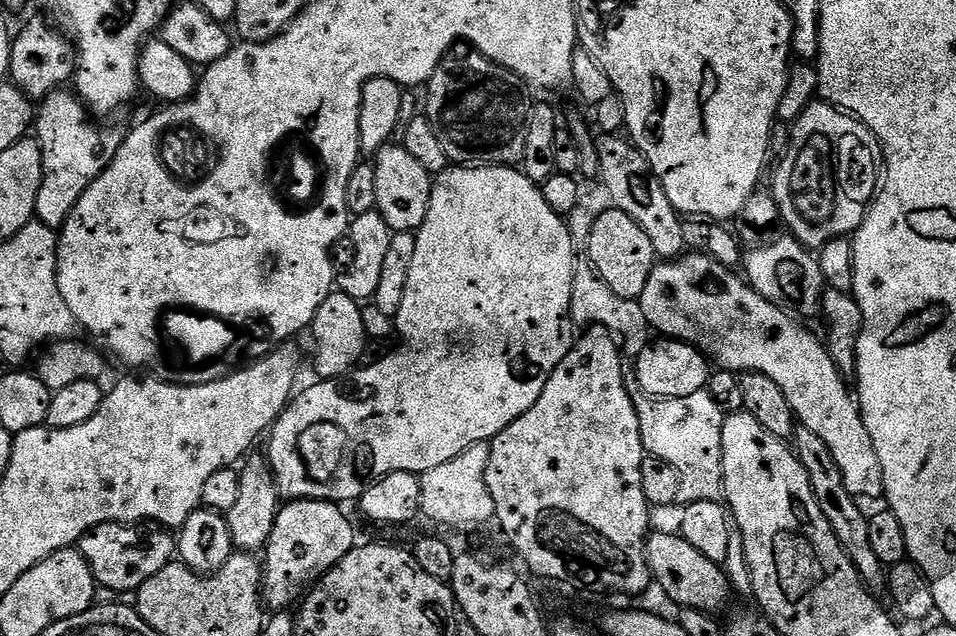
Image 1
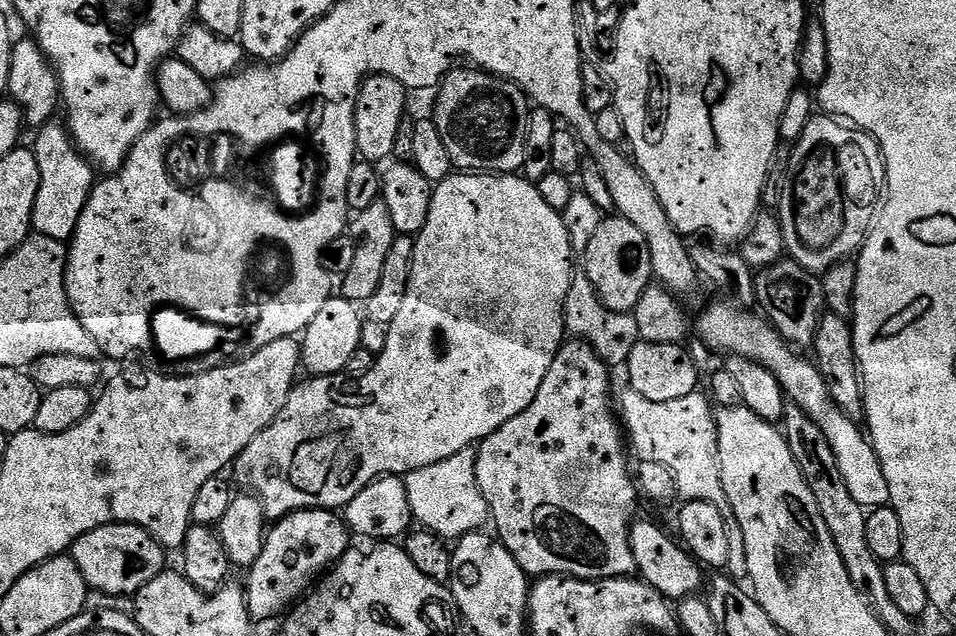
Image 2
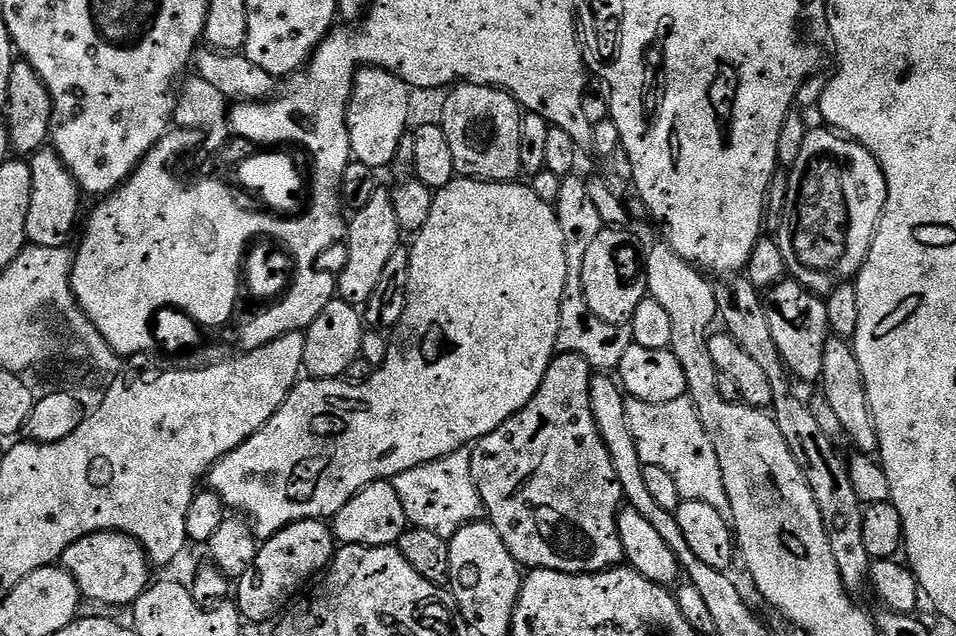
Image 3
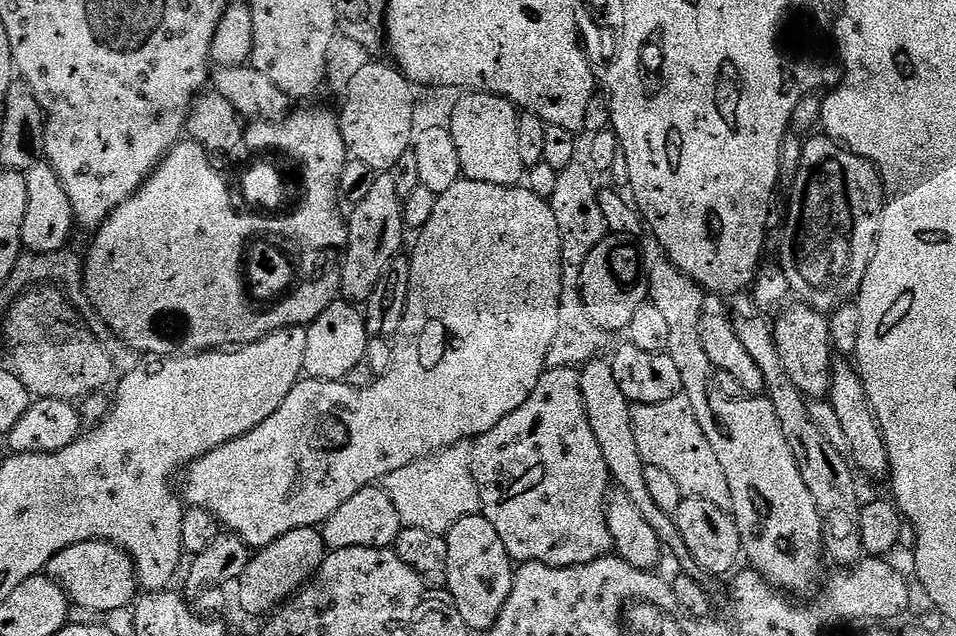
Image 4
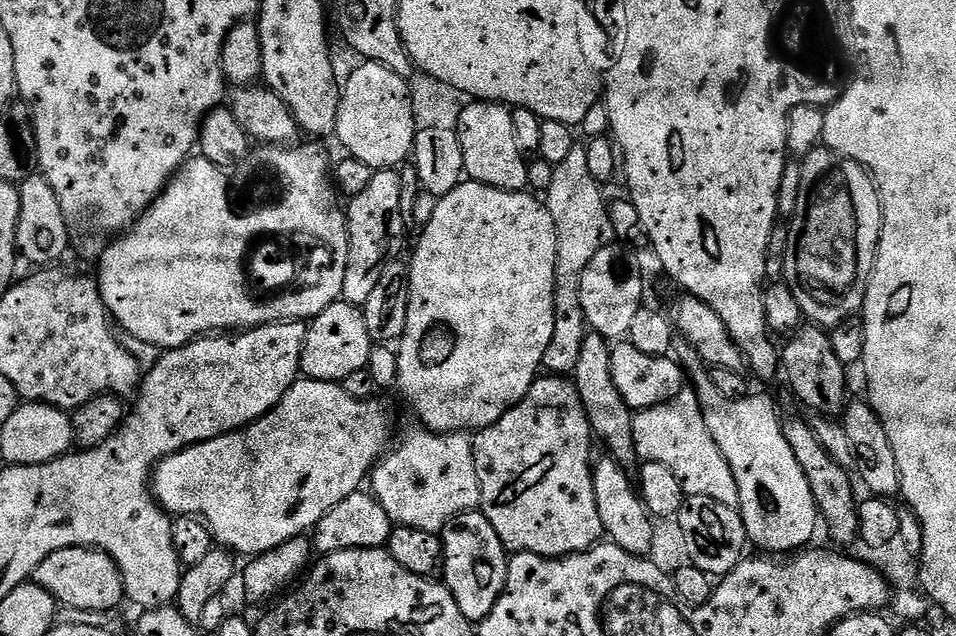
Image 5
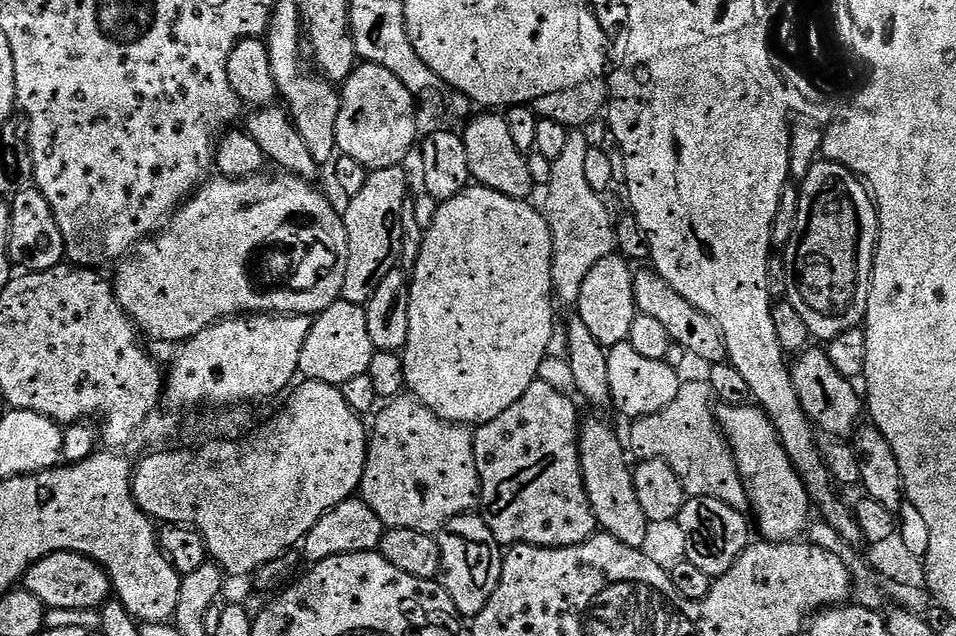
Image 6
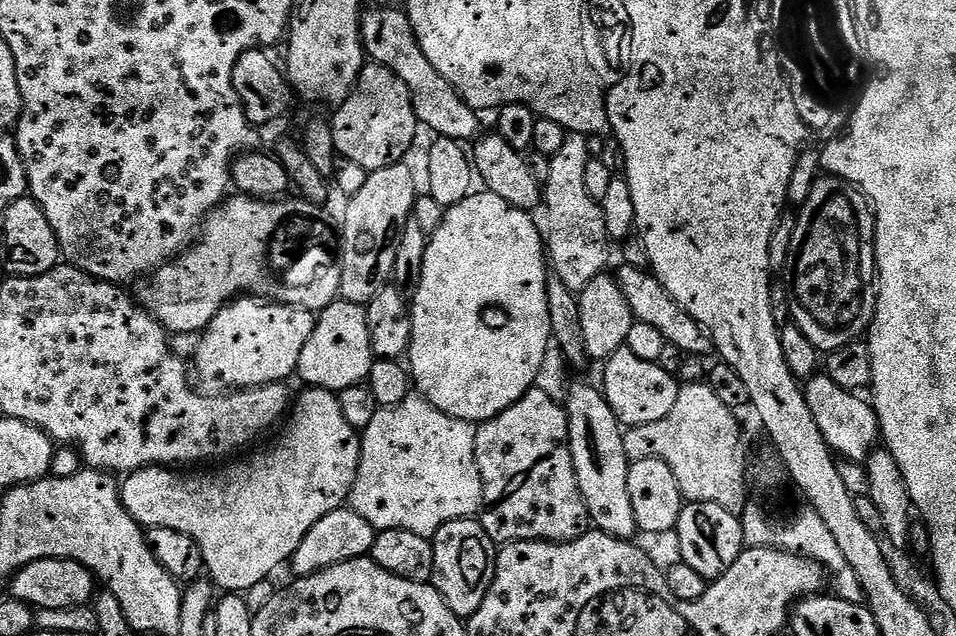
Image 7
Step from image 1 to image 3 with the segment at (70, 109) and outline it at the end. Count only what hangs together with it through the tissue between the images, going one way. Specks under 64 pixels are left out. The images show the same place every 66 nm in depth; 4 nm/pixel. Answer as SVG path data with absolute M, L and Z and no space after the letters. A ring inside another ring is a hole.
M51 146L39 148L32 153L28 165L32 175L32 189L30 210L26 214L27 243L63 248L69 243L67 240L71 238L76 228L76 219L80 216L81 190L56 149Z

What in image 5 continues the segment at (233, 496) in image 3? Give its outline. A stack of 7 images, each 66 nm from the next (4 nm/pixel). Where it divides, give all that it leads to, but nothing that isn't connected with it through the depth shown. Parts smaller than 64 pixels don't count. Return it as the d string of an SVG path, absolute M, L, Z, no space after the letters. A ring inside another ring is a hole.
M465 179L450 194L439 197L434 206L434 214L430 224L423 225L422 232L432 236L440 223L452 224L452 232L456 237L445 244L427 244L420 240L412 252L408 269L408 313L406 314L406 330L398 341L398 378L395 387L400 388L400 396L416 411L416 416L423 427L433 432L466 432L490 426L502 418L530 390L530 386L541 375L546 346L550 346L550 338L554 338L554 269L558 254L558 234L554 226L554 218L550 218L550 210L543 199L537 198L531 191L507 192L494 186L479 184L476 180ZM300 378L290 386L290 390L286 390L282 402L278 402L278 406L271 408L261 420L256 420L244 428L237 428L236 431L228 432L225 436L207 440L201 444L193 444L191 448L184 448L181 452L176 452L173 456L167 456L167 458L161 460L153 471L150 487L152 495L156 497L156 503L169 516L173 518L177 516L197 517L203 520L206 527L211 530L212 539L219 547L227 548L229 552L240 558L243 558L243 556L255 558L267 552L273 542L292 540L311 533L312 529L316 527L316 523L331 508L338 506L338 502L342 502L342 498L350 498L350 494L361 491L363 484L360 483L363 480L365 483L369 479L370 473L376 467L380 457L389 451L390 443L388 444L388 439L391 436L392 432L388 429L388 416L376 405L376 402L350 398L350 394L346 394L344 387L331 380Z

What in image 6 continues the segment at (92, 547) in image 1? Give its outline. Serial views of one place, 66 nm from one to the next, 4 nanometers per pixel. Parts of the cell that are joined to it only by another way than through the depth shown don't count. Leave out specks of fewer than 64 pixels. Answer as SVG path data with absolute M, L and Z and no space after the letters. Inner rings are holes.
M59 552L31 564L24 575L22 586L34 598L43 602L45 609L51 610L99 610L113 595L112 583L106 570L89 556L77 552Z

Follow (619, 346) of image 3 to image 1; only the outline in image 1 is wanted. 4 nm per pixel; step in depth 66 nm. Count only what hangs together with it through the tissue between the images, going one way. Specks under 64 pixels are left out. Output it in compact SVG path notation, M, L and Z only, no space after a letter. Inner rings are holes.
M586 258L576 261L576 273L572 283L572 297L570 298L570 314L573 325L604 328L616 339L620 351L625 357L635 358L642 354L642 350L650 343L650 329L646 322L646 314L642 314L639 300L623 300L602 282L602 278L592 269L592 263Z

